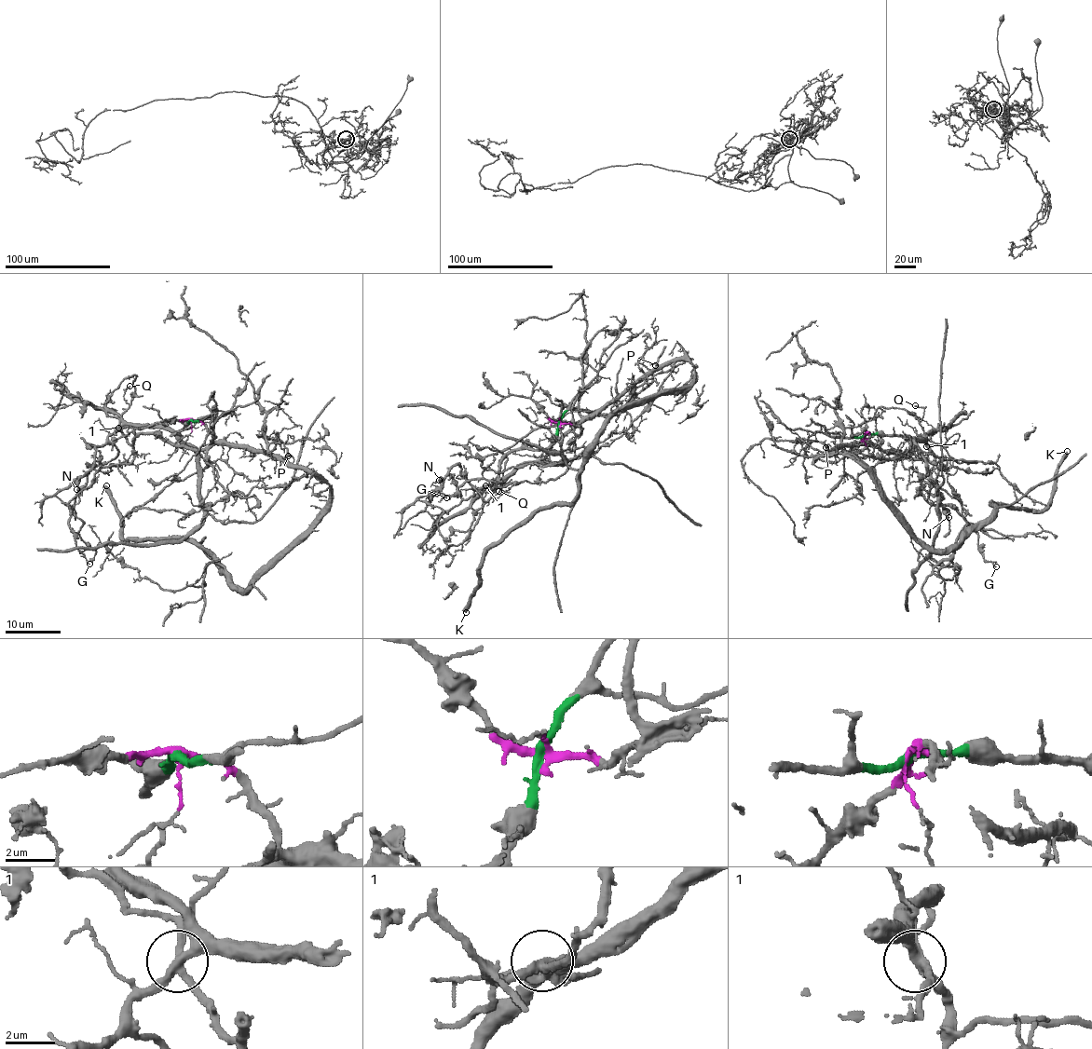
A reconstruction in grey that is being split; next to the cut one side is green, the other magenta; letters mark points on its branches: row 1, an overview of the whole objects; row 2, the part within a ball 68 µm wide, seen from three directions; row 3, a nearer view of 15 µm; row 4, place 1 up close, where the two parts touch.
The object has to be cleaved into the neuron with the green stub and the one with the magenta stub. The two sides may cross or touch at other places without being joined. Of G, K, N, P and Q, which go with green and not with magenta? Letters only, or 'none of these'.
N

